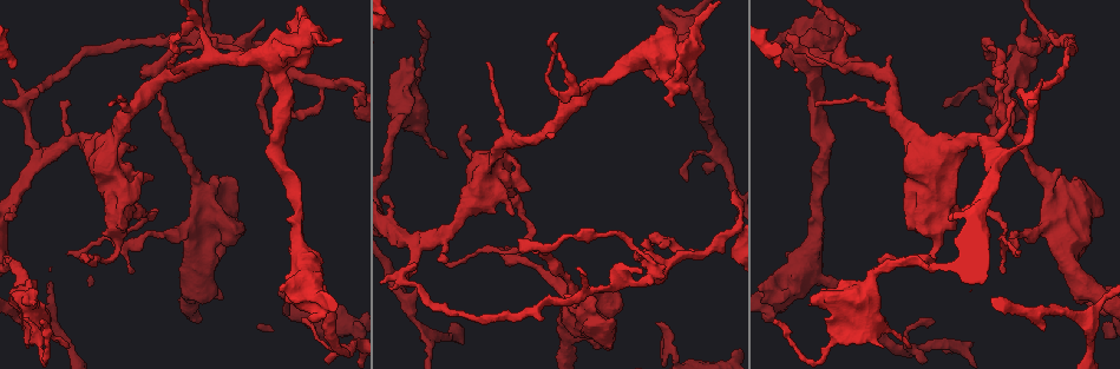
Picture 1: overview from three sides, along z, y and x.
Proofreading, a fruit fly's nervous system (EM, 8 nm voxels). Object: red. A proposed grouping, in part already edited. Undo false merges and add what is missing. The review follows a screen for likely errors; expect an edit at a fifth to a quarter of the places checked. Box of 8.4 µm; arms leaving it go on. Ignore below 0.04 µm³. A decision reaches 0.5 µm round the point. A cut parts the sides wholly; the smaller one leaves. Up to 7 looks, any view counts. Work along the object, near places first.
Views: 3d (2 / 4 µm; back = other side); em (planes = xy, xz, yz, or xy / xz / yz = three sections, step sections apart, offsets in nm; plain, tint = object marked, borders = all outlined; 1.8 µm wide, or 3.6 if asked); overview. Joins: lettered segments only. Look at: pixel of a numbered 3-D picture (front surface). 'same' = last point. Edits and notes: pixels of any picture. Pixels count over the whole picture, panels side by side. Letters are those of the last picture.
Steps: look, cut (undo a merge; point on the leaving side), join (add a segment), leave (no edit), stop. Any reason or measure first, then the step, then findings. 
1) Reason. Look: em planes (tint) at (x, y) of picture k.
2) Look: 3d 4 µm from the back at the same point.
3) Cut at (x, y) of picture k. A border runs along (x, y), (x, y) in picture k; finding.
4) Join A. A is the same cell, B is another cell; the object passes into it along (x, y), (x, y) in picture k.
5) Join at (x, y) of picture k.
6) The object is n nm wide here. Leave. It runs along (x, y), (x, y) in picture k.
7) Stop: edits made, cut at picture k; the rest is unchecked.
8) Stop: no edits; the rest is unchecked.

Branch stops here. Look: 3d 4 µm at (660, 341) of picture 1.

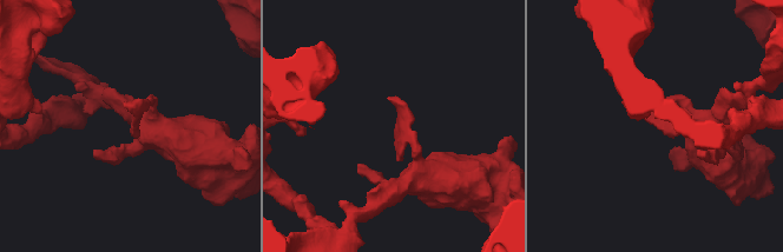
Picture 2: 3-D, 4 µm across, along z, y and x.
Look: em xy step 16 (tint) at (133, 130) of picture 2.

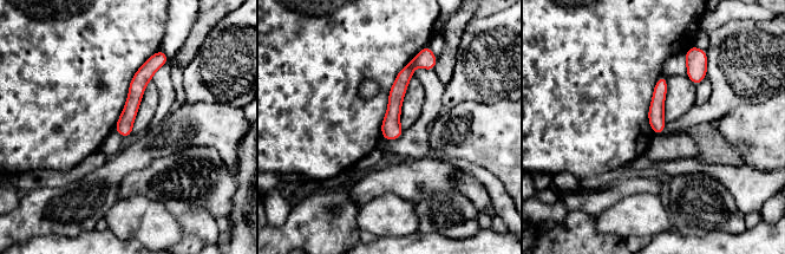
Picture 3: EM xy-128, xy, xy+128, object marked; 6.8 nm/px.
Look: em planes (borders) at the same point.

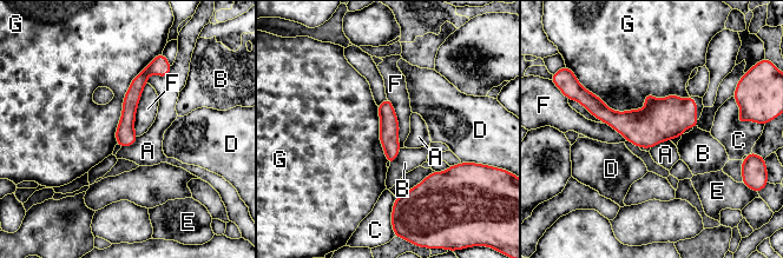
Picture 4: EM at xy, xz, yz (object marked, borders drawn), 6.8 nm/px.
The object is 140 nm wide here. Leave. A, B, C, D, E, F and G are other cells; a border runs along (584, 86), (616, 111), (689, 96) in picture 4; none of them fits.

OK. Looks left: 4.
Look: 3d 4 µm at (580, 307) of picture 1.

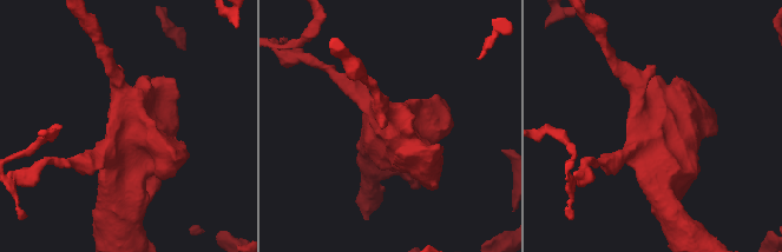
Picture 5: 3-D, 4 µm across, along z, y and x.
Look: em 3.6 µm xz step 4 (tint) at (650, 137) of picture 5.

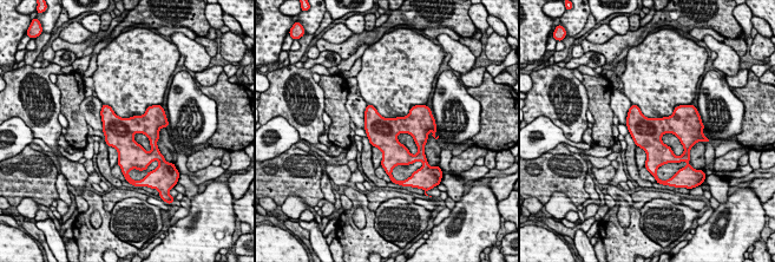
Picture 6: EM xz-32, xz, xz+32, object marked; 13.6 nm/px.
Cut it another way. Look: em 3.6 µm planes (borders) at the same point.

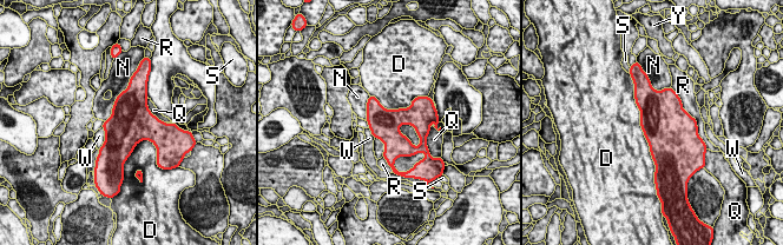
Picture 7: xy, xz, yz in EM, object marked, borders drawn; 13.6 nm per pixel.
Leave. D, N, Q, R, S, W and Y are other cells; a border runs along (633, 87), (639, 125), (655, 163) in picture 7; one neuron here.

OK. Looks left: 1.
Sharp bend. Look: em planes (borders) at (499, 250) of picture 1.

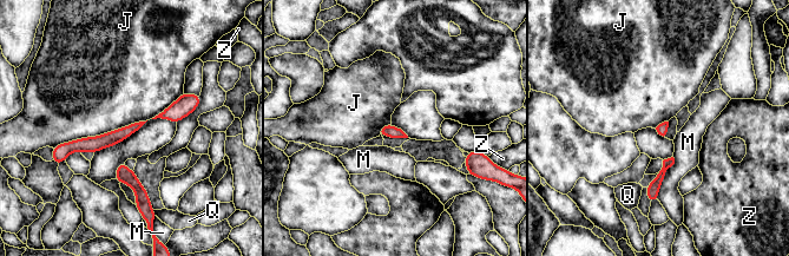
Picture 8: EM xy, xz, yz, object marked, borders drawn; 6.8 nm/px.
The object is 80 nm wide here. Cut at (668, 163) of picture 8. J, M, Q and Z are other cells; a border runs along (663, 166), (666, 170) in picture 8; a second neuron is stuck on.

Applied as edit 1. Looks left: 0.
Stop: edits made, cut at picture 8; the rest is unchecked.

